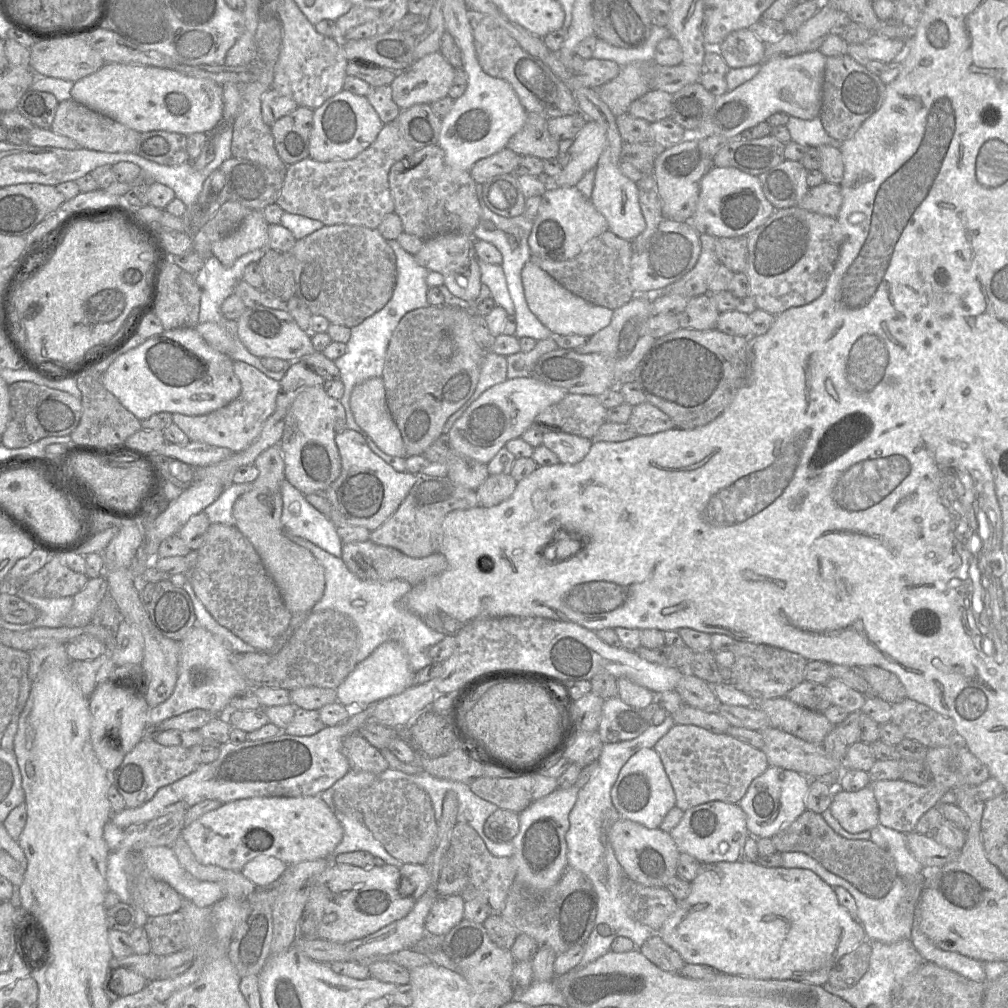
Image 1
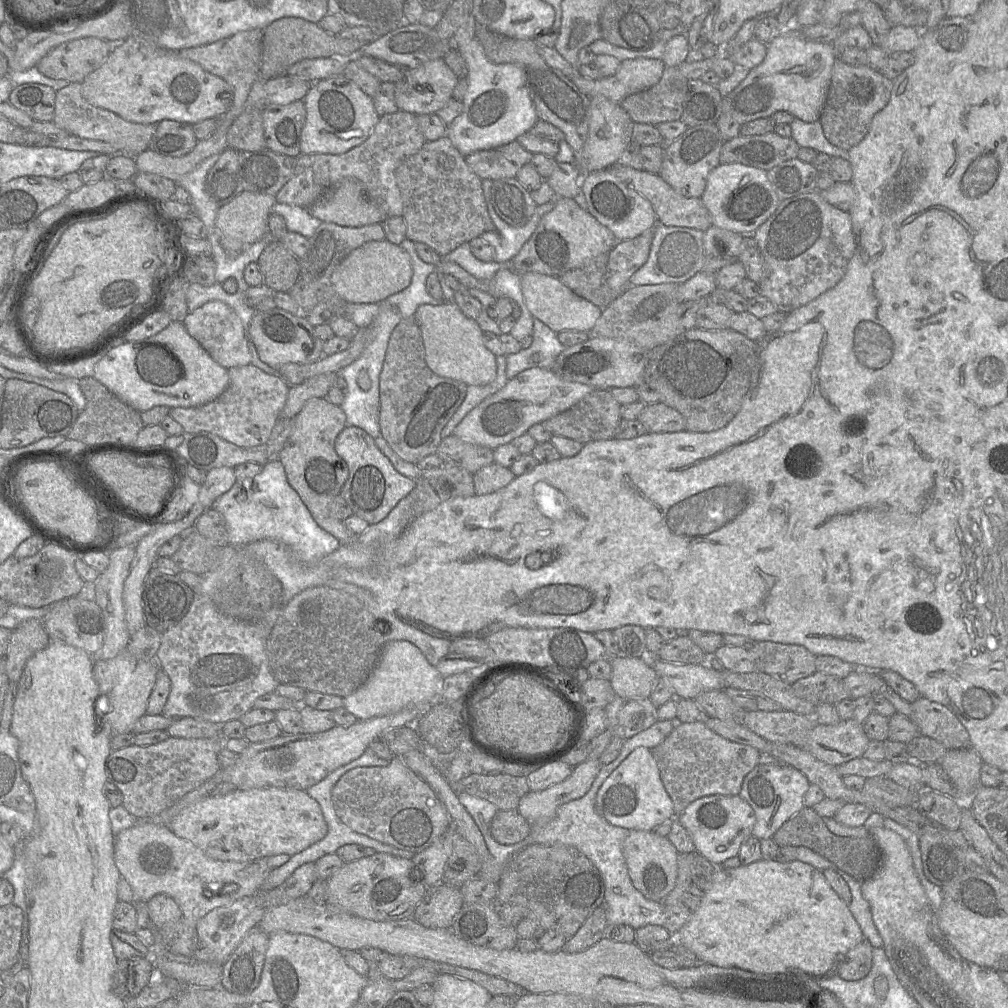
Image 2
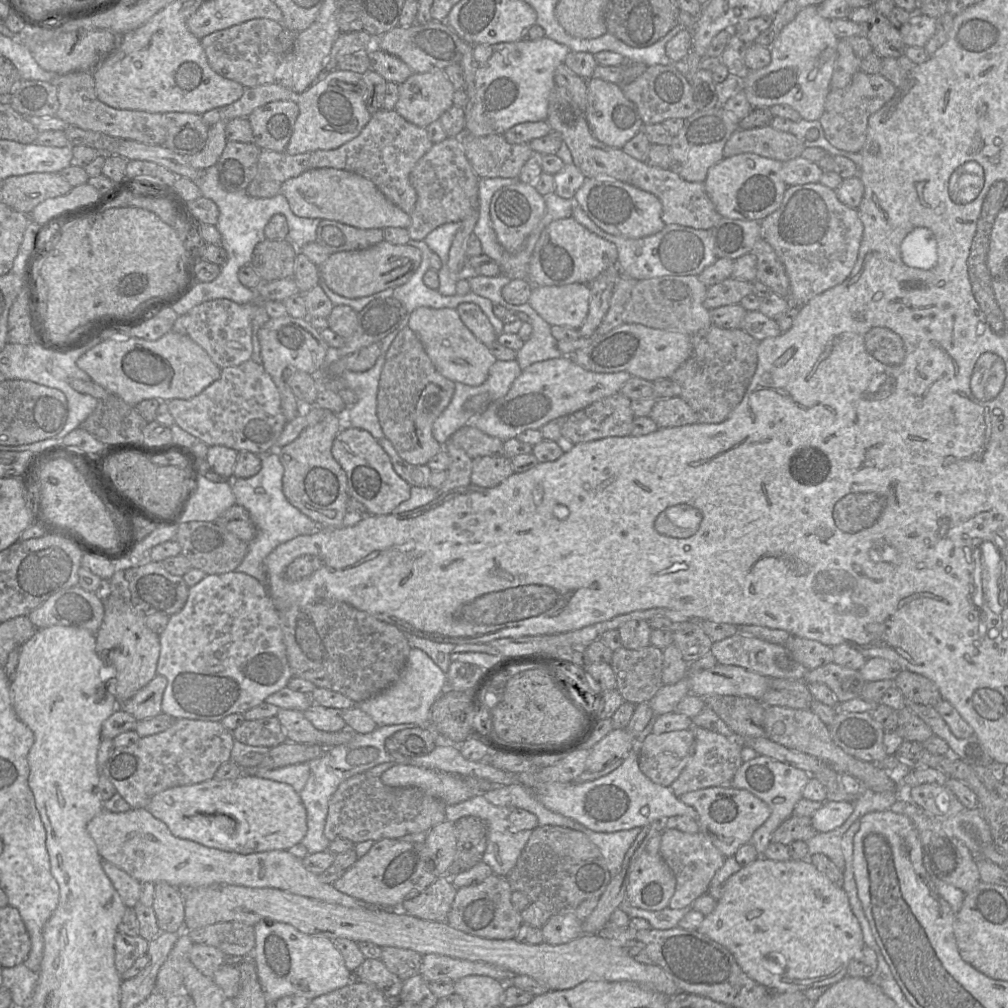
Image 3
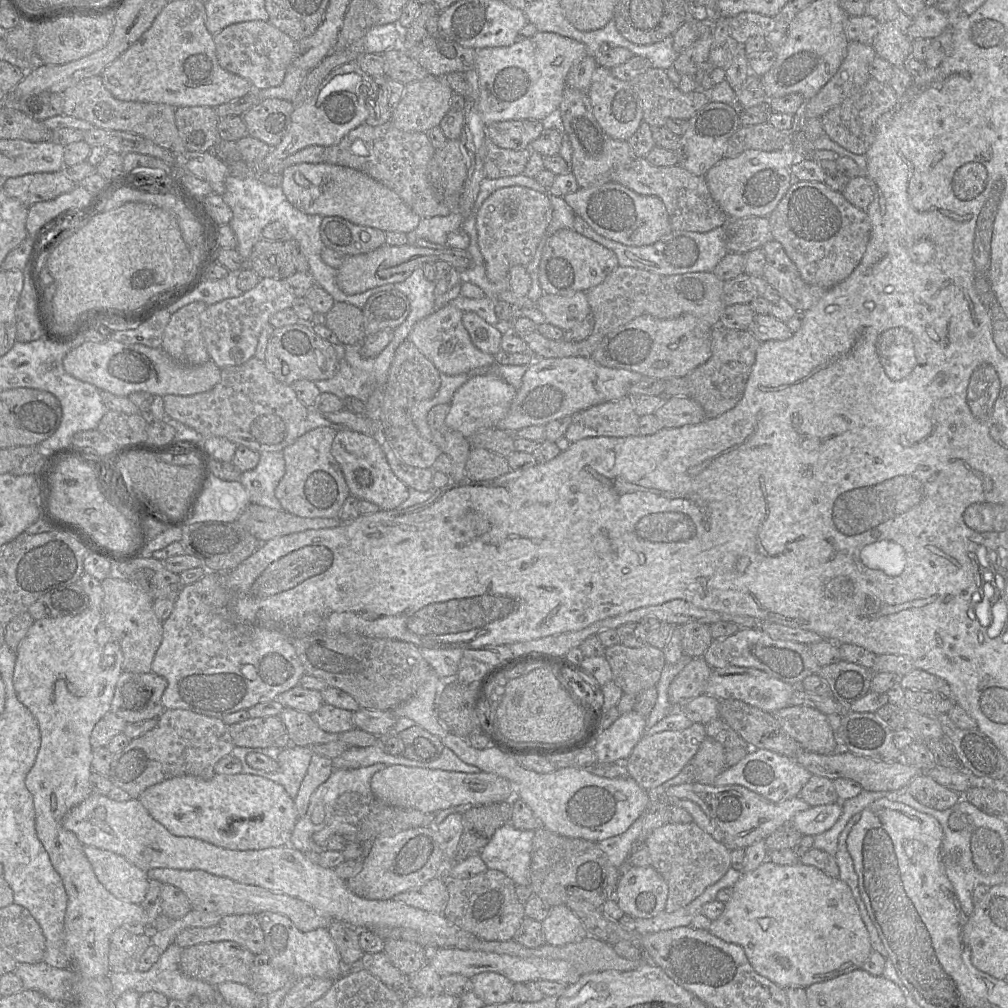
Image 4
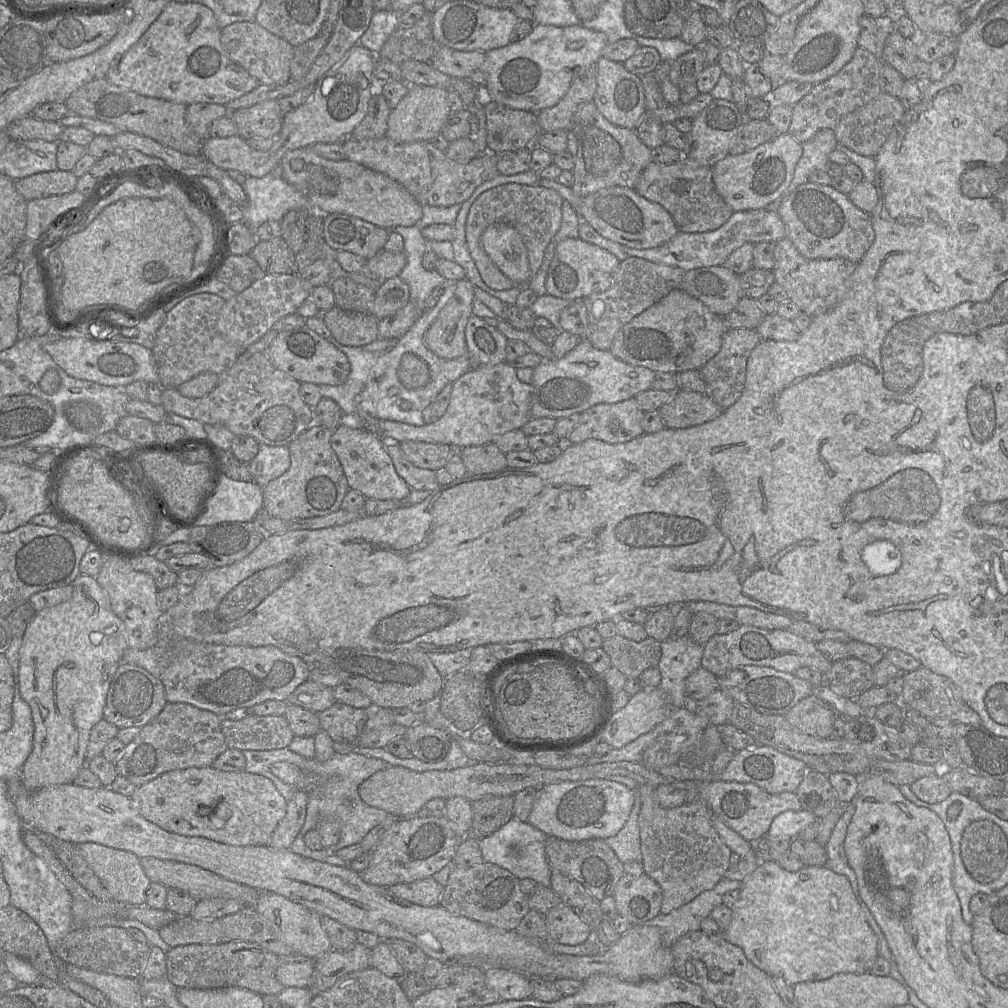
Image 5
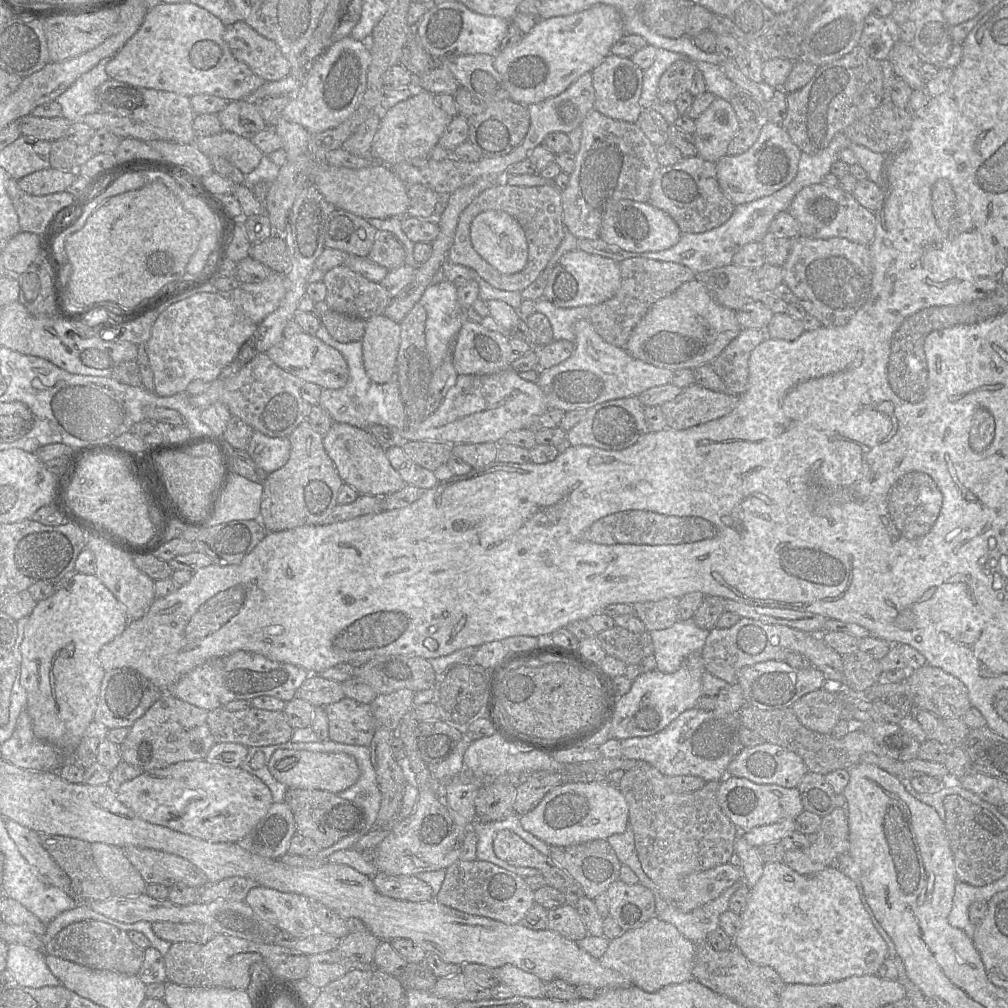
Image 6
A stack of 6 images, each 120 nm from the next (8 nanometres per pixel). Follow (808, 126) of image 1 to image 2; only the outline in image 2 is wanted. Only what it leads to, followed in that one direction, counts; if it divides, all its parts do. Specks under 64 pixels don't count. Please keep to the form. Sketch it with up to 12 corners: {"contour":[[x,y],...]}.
{"contour":[[819,120],[790,123],[791,137],[831,157],[849,159],[847,150],[831,144]]}

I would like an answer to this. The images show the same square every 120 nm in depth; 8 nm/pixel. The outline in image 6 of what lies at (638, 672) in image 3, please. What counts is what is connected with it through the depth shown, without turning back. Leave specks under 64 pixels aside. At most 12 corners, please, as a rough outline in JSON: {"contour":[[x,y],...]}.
{"contour":[[615,625],[597,634],[607,655],[626,665],[654,655],[650,632]]}

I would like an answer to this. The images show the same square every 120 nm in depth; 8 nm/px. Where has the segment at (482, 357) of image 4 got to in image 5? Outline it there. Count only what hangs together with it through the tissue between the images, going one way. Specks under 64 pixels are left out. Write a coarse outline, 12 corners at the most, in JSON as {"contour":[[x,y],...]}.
{"contour":[[474,286],[456,291],[424,334],[435,355],[468,356]]}

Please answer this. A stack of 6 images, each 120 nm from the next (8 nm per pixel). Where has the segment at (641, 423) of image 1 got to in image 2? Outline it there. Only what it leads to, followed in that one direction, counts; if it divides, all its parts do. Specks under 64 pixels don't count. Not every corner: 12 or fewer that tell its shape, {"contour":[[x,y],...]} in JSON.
{"contour":[[663,402],[637,419],[650,433],[686,430],[683,415]]}

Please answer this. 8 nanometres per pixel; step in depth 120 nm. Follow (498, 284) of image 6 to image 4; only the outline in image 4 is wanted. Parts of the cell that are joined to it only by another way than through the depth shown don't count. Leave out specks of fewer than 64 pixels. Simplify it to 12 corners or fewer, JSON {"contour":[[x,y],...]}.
{"contour":[[494,191],[477,212],[487,278],[534,257],[552,219],[548,193]]}

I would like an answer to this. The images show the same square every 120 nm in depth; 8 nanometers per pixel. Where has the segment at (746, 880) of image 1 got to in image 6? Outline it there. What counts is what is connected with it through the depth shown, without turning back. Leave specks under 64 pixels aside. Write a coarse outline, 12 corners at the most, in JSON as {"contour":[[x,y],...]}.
{"contour":[[765,863],[734,944],[786,984],[877,975],[854,881]]}

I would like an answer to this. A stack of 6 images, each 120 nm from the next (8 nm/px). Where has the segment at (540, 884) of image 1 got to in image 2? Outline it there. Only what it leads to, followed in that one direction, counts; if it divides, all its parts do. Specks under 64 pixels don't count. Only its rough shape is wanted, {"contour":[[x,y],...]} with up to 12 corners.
{"contour":[[587,759],[564,781],[529,791],[517,810],[546,826],[560,806],[583,797],[602,768]]}

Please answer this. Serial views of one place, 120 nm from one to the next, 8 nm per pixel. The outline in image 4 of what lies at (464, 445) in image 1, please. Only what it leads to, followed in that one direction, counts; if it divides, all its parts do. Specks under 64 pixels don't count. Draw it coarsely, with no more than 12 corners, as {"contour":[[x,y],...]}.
{"contour":[[535,357],[495,427],[515,434],[629,396],[642,377]]}

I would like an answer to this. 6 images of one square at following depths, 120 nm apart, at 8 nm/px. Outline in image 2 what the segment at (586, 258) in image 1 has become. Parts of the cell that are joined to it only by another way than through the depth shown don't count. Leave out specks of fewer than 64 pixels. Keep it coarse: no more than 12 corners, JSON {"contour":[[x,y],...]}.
{"contour":[[609,252],[565,272],[559,280],[605,309],[620,295],[606,283]]}

